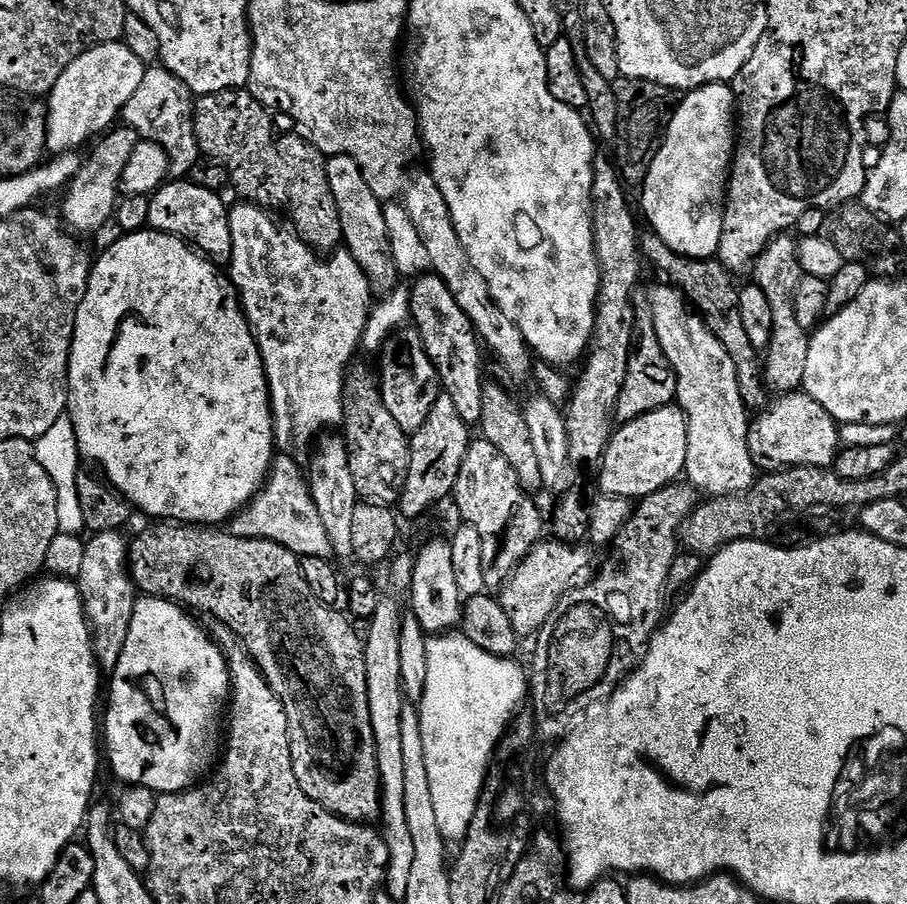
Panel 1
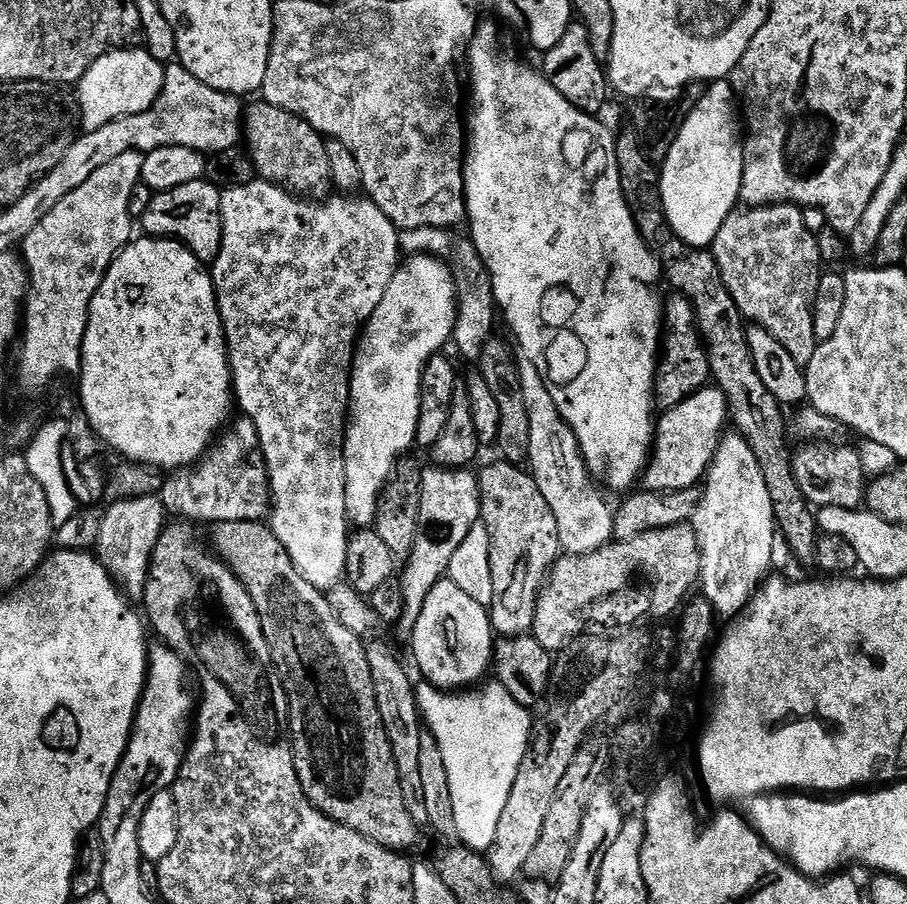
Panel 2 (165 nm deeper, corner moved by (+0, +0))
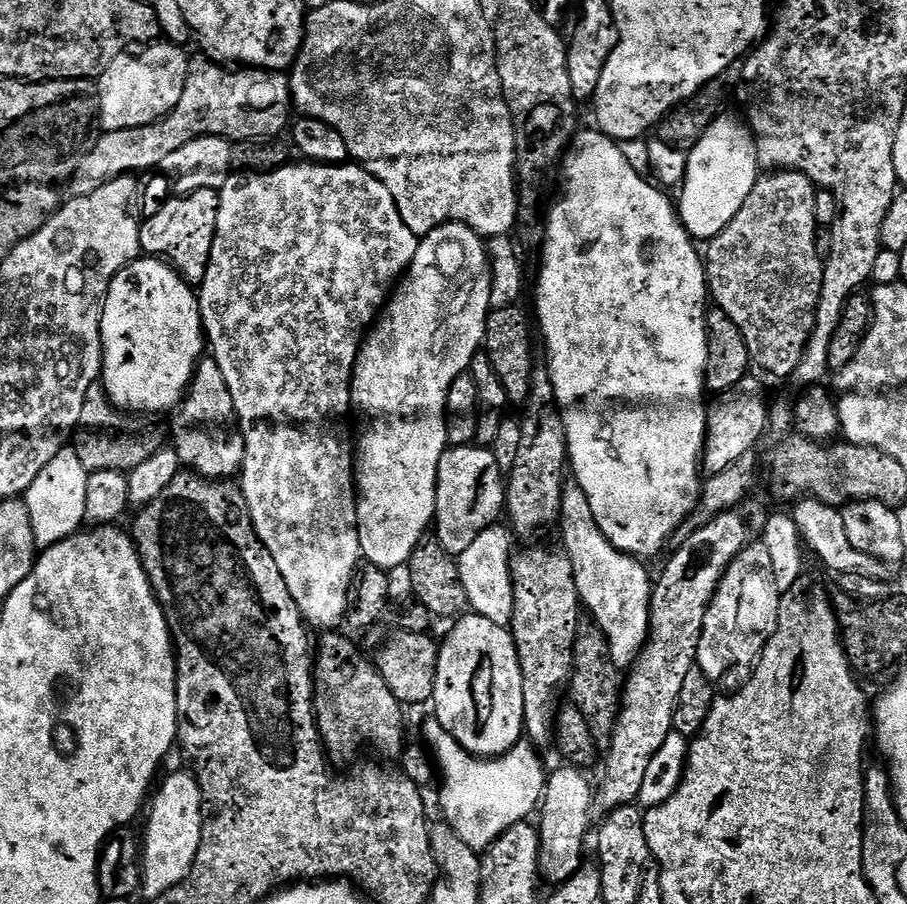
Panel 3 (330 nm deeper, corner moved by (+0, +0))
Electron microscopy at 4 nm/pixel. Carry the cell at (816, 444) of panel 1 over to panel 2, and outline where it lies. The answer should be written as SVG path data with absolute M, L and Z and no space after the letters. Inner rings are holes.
M808 442L803 445L801 452L797 451L792 458L792 473L802 486L802 494L808 499L809 504L817 509L826 506L840 506L842 508L859 509L866 500L866 475L862 468L862 462L859 460L859 454L855 447L835 448L836 444L832 442Z

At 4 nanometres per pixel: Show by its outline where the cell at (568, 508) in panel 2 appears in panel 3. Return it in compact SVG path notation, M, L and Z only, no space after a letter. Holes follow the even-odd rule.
M568 482L563 485L560 494L560 514L558 529L564 539L563 551L566 553L576 589L580 595L581 605L588 608L591 619L604 631L608 639L608 653L612 655L613 665L617 669L627 669L632 661L640 654L650 635L650 605L652 603L653 577L643 568L641 561L634 556L627 556L625 552L617 550L613 544L604 537L602 530L598 530L598 522L594 522L594 514L590 510L590 502L586 502L586 494L575 484Z

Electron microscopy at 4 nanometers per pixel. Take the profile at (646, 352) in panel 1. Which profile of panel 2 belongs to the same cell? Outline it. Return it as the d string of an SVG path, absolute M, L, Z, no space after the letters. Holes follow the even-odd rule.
M669 295L664 302L664 318L662 321L662 351L658 356L656 370L656 391L654 400L661 409L667 410L678 406L683 400L690 399L695 392L702 391L712 380L708 347L698 326L698 318L694 306L685 296Z

